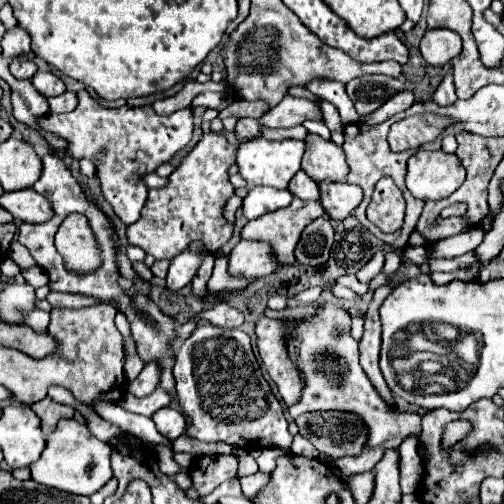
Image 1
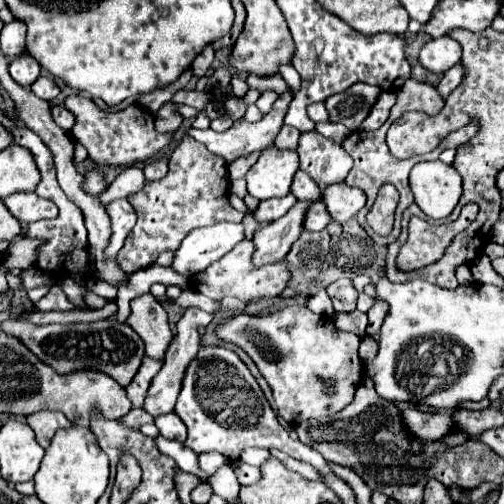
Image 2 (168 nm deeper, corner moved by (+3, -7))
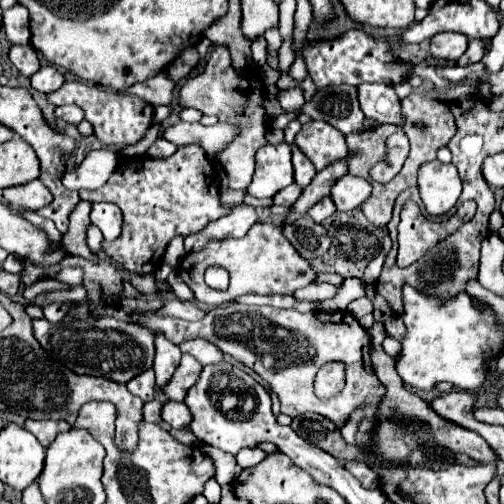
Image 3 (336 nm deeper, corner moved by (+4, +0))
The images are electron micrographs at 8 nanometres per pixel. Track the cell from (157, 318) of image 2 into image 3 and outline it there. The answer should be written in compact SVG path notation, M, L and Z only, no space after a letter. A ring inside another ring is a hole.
M157 334L155 346L157 346L157 356L155 356L153 370L157 376L157 388L163 388L167 380L171 380L175 368L179 366L181 350L175 344L171 344L163 334Z

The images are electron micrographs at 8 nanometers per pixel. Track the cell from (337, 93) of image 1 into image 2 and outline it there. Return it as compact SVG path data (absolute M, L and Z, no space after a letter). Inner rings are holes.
M282 65L280 67L280 75L284 77L284 81L290 85L290 89L296 93L296 91L300 91L300 75L296 73L296 69L294 67L288 67L288 65Z

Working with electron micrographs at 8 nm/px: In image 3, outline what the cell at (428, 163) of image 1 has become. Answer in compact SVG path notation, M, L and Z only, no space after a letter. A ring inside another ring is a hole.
M439 160L423 164L419 170L419 192L431 216L449 212L461 194L461 180L453 164Z

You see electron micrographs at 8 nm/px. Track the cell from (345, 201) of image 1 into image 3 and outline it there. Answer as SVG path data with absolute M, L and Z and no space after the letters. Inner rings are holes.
M351 174L339 178L331 188L331 198L339 212L359 208L369 196L371 196L371 182L367 182L365 178L355 178Z

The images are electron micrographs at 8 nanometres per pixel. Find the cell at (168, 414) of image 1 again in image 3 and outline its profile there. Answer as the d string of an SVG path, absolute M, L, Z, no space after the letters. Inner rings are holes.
M169 400L163 406L163 420L171 426L171 428L189 428L191 424L191 410L187 408L185 402L175 402Z

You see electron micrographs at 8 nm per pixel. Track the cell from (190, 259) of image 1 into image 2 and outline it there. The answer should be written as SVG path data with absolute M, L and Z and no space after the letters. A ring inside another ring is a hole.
M216 223L194 229L174 251L172 269L184 277L194 277L218 261L244 239L244 227L236 223Z

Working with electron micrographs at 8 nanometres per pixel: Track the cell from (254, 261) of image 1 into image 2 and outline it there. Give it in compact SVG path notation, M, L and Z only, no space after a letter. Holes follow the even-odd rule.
M298 201L282 219L268 223L254 233L252 241L256 243L256 251L252 253L252 263L256 263L256 267L282 263L286 259L292 243L302 233L302 221L308 205L310 203Z

